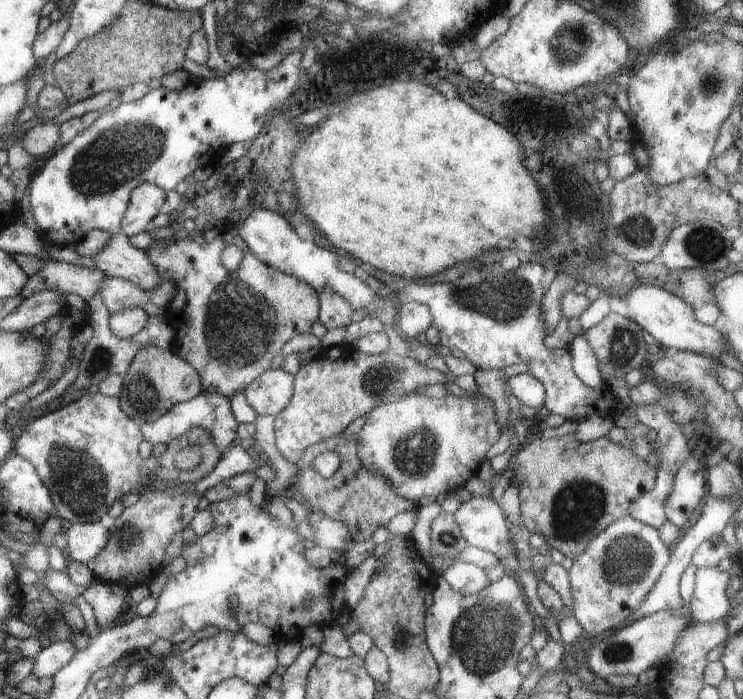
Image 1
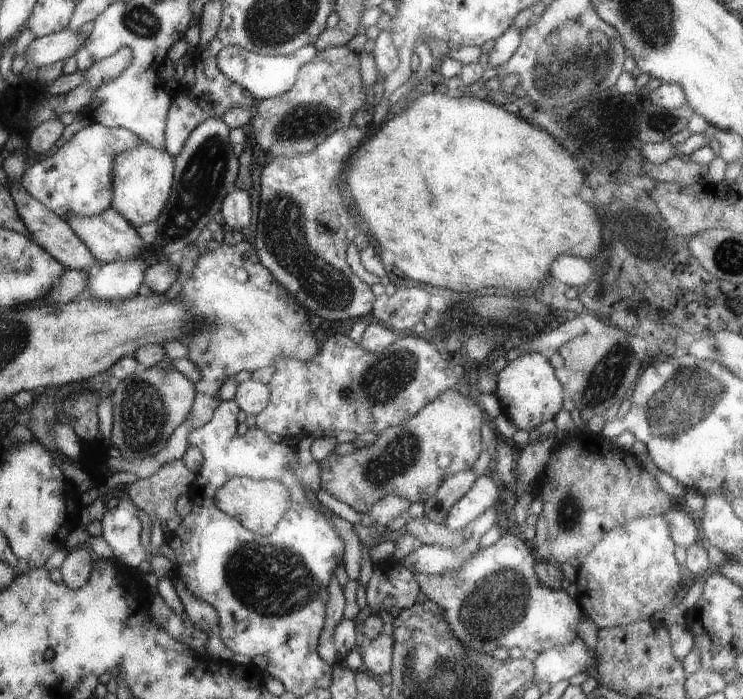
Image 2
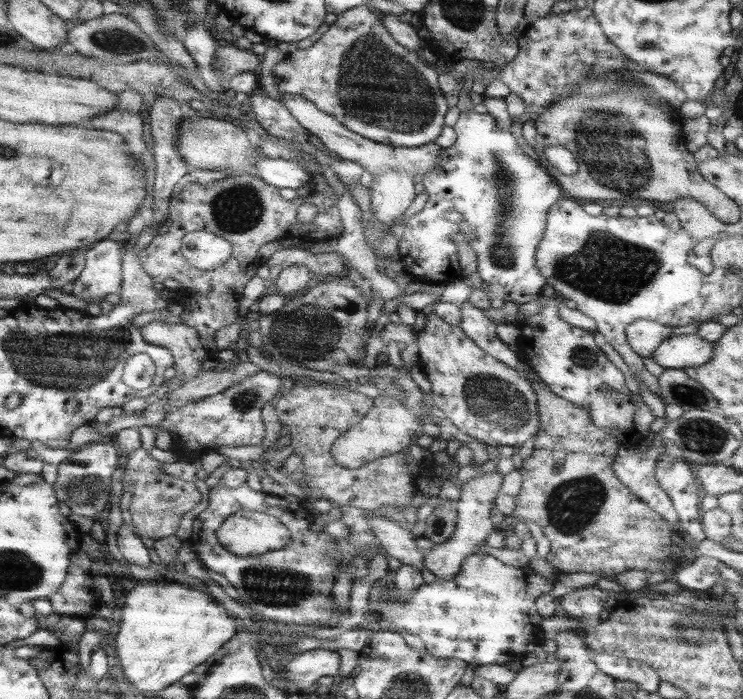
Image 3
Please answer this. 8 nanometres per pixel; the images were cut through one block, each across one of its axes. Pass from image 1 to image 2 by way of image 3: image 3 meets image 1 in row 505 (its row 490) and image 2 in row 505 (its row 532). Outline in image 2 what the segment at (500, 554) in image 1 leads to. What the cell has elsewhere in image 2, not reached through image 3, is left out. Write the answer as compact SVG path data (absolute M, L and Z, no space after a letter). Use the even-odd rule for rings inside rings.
M481 475L471 488L449 508L443 523L451 530L461 530L468 522L477 518L487 507L495 503L500 482L495 477Z

